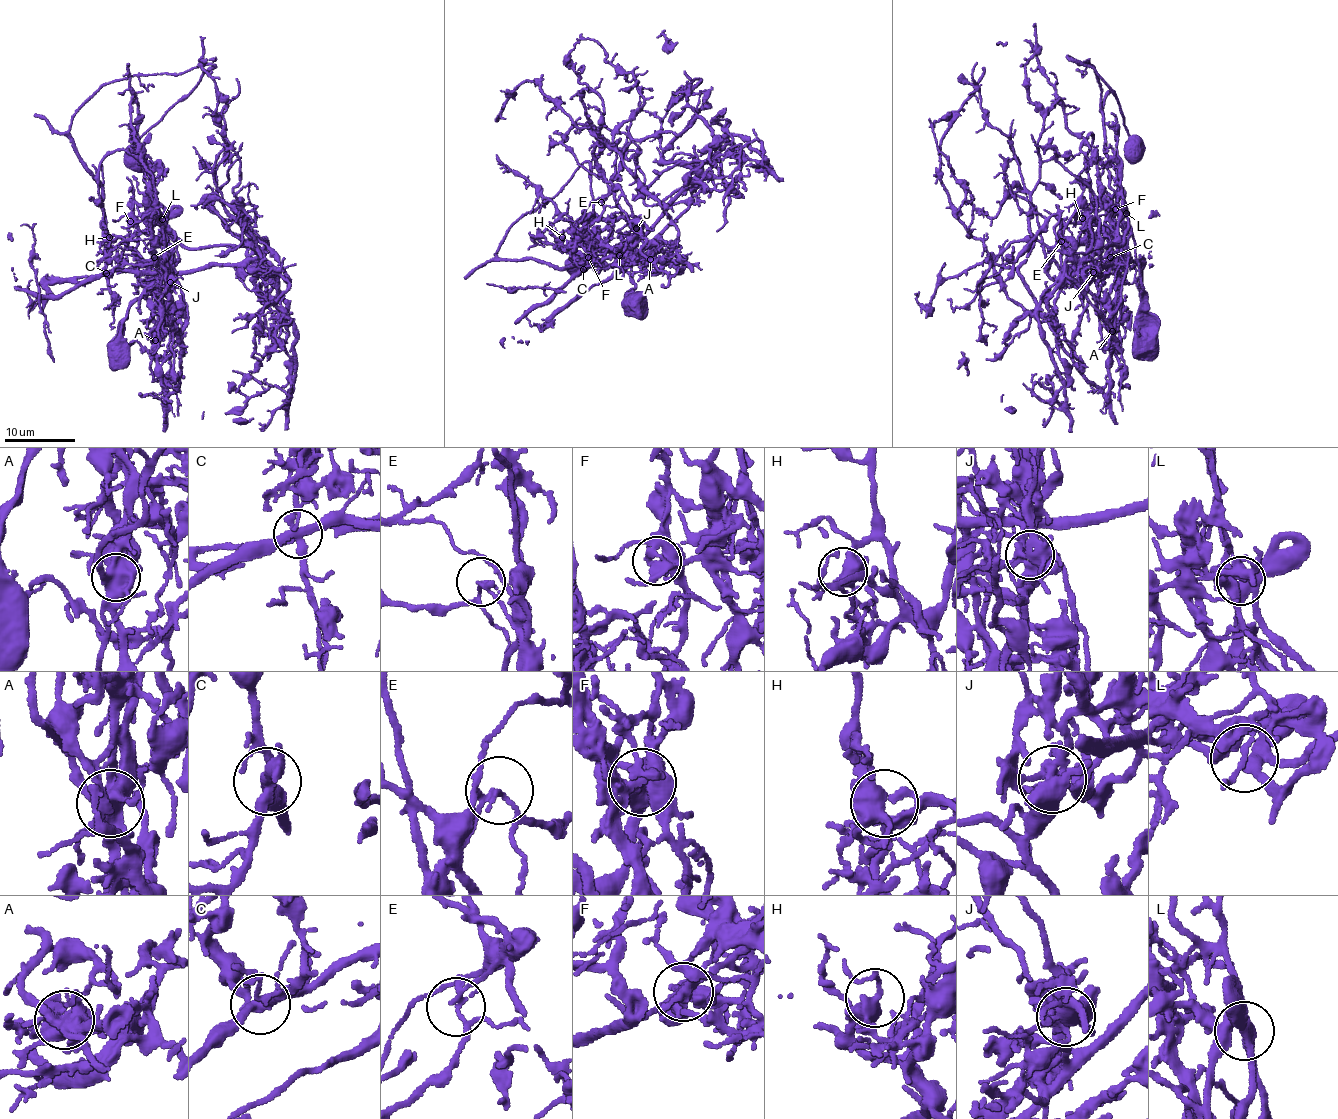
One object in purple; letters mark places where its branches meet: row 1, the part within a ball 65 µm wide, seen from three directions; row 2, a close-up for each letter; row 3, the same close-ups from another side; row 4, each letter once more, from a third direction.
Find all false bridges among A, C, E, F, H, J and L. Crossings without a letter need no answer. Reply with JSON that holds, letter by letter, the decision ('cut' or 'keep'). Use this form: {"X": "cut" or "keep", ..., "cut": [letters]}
{"A": "cut", "C": "cut", "E": "cut", "F": "cut", "H": "keep", "J": "cut", "L": "keep", "cut": ["A", "C", "E", "F", "J"]}

